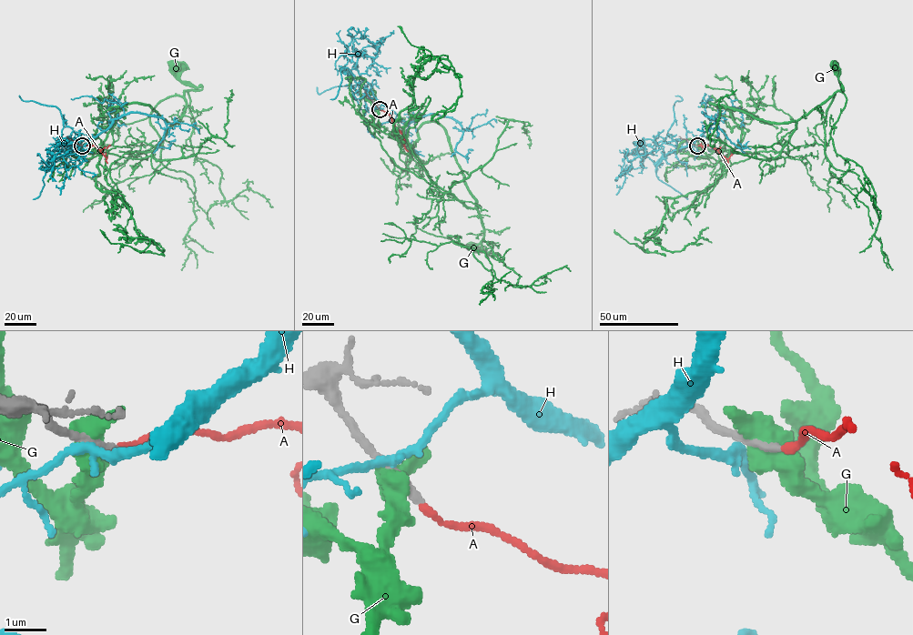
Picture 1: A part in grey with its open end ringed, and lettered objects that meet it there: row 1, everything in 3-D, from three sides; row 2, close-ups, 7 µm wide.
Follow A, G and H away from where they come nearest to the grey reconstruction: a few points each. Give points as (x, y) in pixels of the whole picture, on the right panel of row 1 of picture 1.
A: (697, 146), (709, 146), (727, 159), (739, 145)
G: (696, 146), (709, 157), (715, 151), (724, 156), (755, 152), (780, 157), (796, 122), (844, 90), (836, 66)
H: (696, 146), (695, 140), (709, 128), (710, 120), (702, 112), (712, 118), (732, 143), (744, 148), (737, 139)

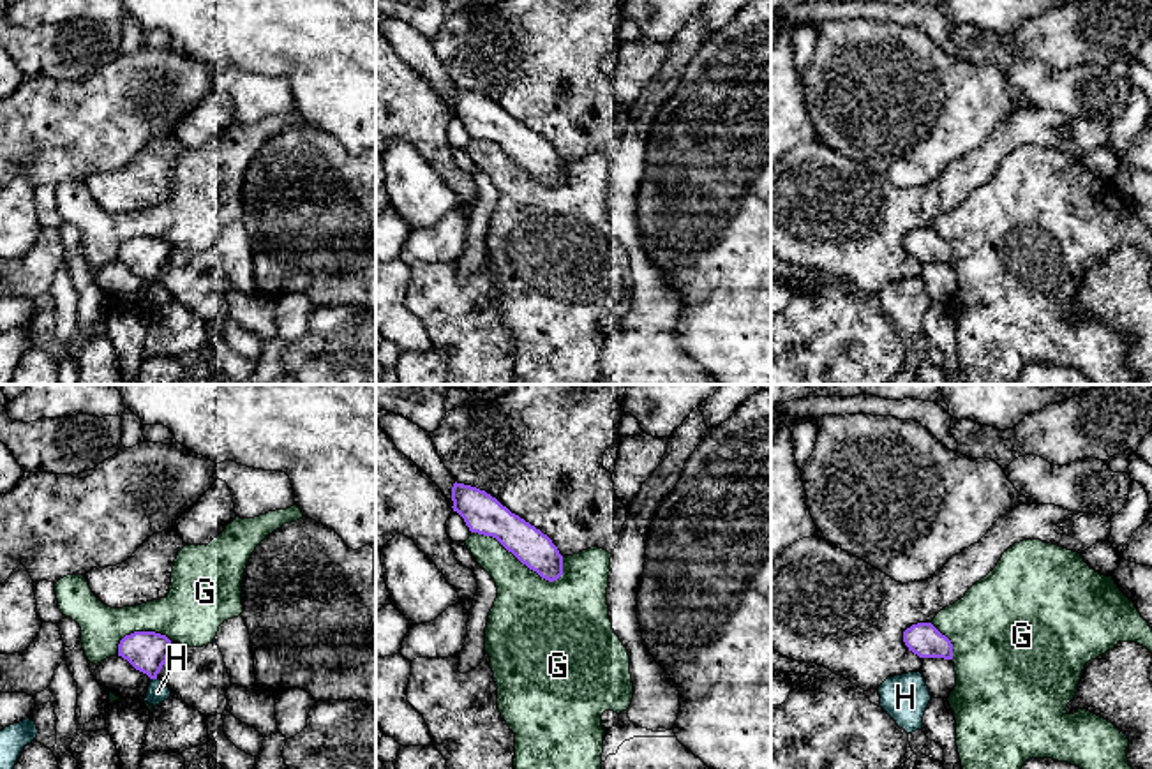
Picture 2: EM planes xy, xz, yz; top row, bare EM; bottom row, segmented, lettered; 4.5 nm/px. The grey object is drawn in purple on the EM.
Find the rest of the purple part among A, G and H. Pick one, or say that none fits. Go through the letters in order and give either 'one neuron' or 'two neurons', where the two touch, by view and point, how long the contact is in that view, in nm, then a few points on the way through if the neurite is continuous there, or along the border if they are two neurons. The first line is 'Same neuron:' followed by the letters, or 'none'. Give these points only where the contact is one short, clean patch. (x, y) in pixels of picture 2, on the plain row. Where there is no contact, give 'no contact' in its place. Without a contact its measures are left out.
Same neuron: A
A: one neuron; no contact
G: two neurons; contact xz (517, 163); length 460 nm
H: two neurons; contact xy (154, 283); length 30 nm; border xy (152, 283), (156, 284)

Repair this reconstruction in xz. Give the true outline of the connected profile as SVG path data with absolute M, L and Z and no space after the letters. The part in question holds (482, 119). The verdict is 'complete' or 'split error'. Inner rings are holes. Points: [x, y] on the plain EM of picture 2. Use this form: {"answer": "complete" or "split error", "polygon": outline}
{"answer": "complete", "polygon": "M455 86L452 106L453 116L464 123L471 138L496 143L522 169L549 187L563 180L563 161L552 145L490 99Z"}

